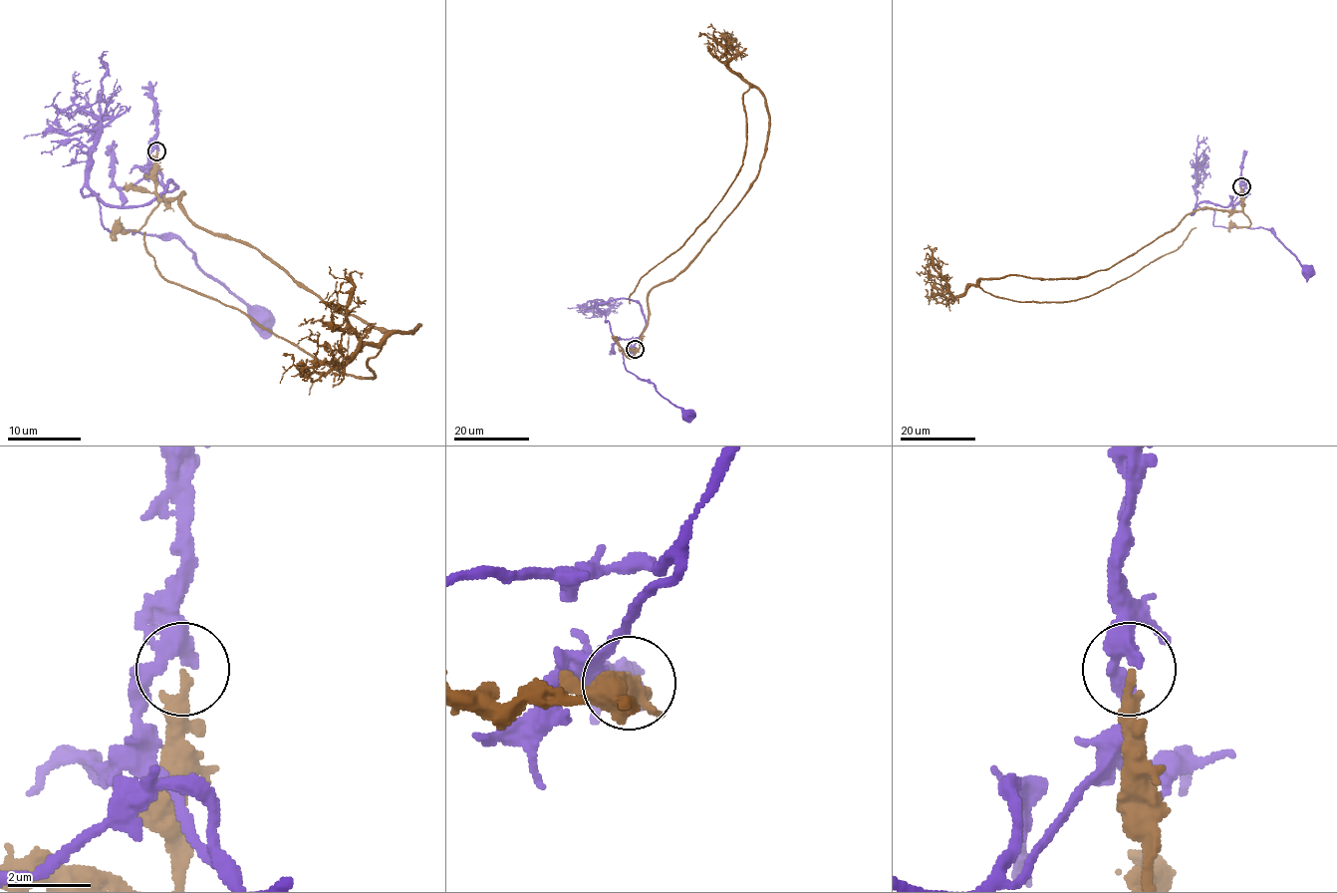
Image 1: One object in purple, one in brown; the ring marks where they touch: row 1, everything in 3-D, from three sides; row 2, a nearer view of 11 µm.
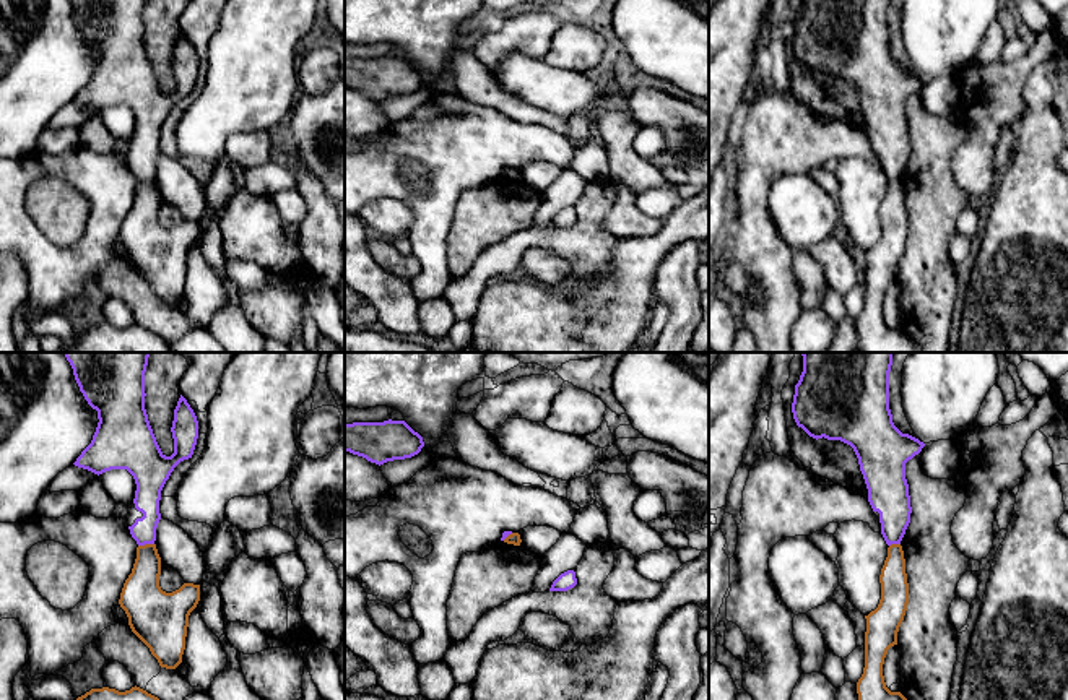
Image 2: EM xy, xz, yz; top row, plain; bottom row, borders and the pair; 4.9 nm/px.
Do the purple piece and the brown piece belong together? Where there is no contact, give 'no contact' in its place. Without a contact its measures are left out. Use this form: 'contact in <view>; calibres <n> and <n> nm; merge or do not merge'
contact in xy; calibres 130 and 190 nm; do not merge

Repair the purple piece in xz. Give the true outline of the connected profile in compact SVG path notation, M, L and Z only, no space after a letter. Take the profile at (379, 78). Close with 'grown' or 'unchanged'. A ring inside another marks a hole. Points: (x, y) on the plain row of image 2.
M405 57L345 60L345 88L384 101L418 91L424 83L423 73Z; unchanged

